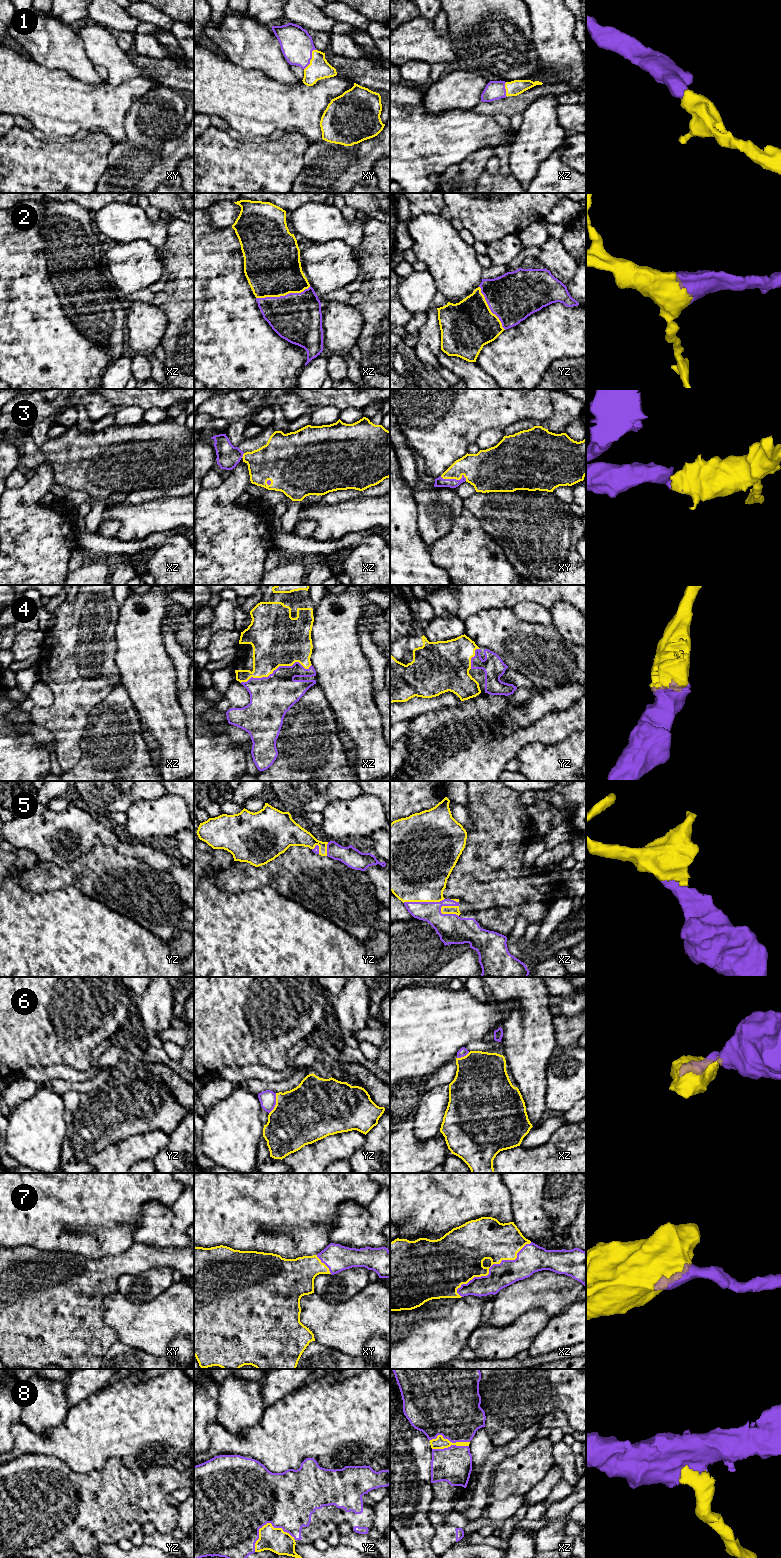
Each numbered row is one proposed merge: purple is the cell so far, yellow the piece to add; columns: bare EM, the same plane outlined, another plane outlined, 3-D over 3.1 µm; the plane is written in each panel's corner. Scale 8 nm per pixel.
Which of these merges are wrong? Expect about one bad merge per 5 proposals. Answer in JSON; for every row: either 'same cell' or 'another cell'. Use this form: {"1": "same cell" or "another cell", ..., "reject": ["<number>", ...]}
{"1": "same cell", "2": "same cell", "3": "same cell", "4": "same cell", "5": "same cell", "6": "another cell", "7": "same cell", "8": "same cell", "reject": ["6"]}

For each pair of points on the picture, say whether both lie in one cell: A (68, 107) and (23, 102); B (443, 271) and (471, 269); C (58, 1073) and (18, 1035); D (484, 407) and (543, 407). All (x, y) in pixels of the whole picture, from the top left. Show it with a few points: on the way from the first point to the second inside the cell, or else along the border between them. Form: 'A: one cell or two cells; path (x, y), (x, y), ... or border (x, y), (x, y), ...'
A: one cell; path (57, 104), (54, 102), (34, 102)
B: one cell; path (450, 269), (464, 269)
C: two cells; border (28, 1066), (66, 1065), (74, 1069)
D: one cell; path (499, 404), (528, 405)

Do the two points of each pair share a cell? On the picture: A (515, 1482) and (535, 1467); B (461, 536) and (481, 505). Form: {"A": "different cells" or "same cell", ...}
{"A": "same cell", "B": "different cells"}

